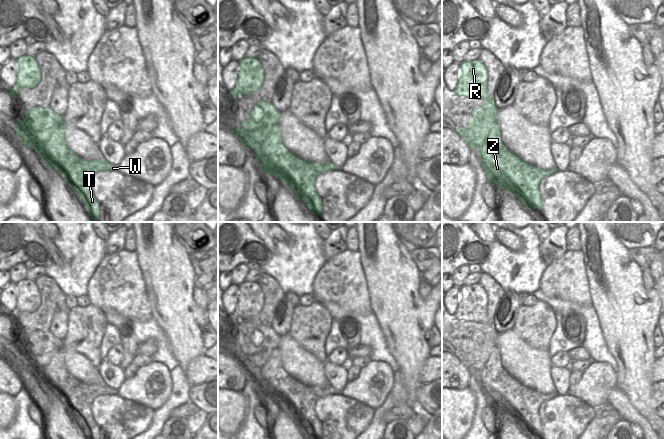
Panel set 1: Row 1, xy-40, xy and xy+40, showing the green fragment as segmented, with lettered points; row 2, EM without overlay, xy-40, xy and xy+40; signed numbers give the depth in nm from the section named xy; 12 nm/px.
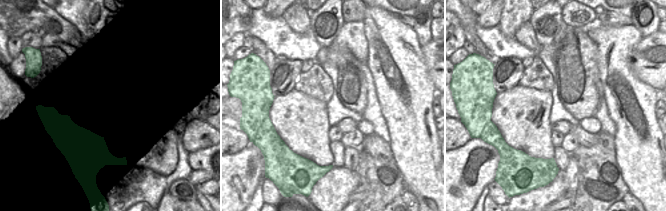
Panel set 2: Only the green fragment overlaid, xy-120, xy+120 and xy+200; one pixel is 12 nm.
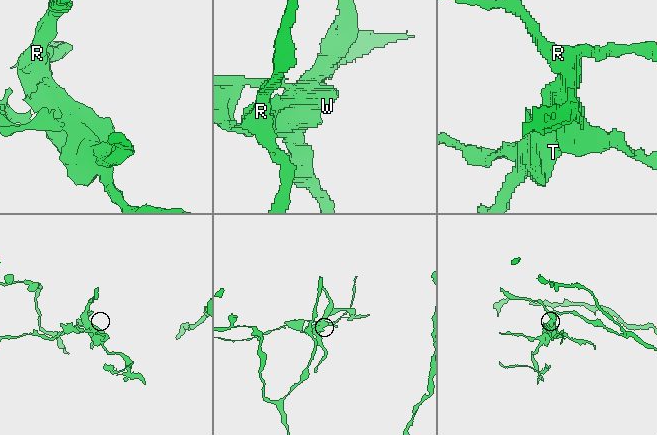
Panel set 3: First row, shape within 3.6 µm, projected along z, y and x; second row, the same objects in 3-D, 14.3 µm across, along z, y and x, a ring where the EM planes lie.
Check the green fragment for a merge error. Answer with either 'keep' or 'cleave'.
cleave

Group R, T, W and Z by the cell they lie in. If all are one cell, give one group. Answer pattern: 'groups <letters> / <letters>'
groups R / T W Z

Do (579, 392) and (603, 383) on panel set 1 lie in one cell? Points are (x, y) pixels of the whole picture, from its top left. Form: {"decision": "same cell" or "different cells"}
{"decision": "same cell"}

